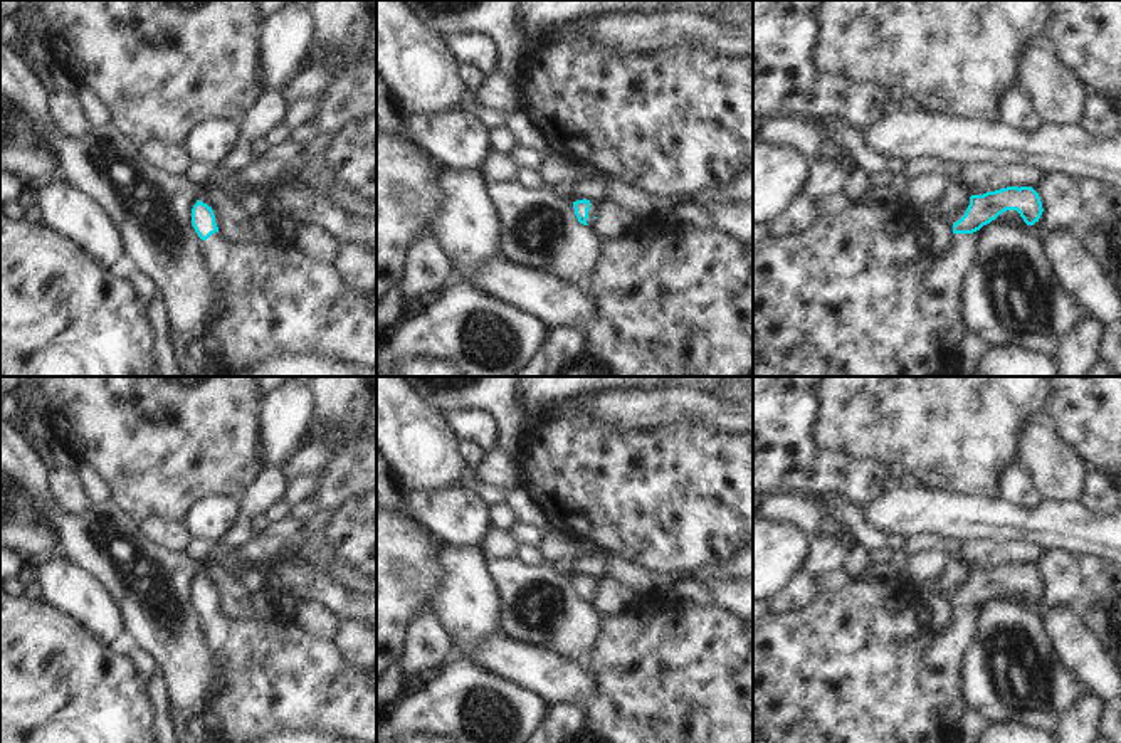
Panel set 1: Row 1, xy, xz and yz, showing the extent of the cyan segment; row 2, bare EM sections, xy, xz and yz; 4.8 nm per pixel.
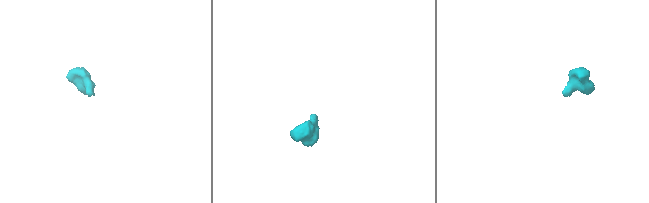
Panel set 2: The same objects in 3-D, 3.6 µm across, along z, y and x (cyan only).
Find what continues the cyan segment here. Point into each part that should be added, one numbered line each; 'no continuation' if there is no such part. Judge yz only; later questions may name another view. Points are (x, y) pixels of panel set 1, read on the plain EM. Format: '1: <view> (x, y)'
1: yz (861, 666)

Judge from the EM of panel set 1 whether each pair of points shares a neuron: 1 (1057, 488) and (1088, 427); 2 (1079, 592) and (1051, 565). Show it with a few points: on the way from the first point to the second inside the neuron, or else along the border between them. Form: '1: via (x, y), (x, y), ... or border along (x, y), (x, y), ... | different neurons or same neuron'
1: border along (1052, 421), (1059, 437), (1089, 468) | different neurons
2: via (1073, 585), (1057, 570) | same neuron

